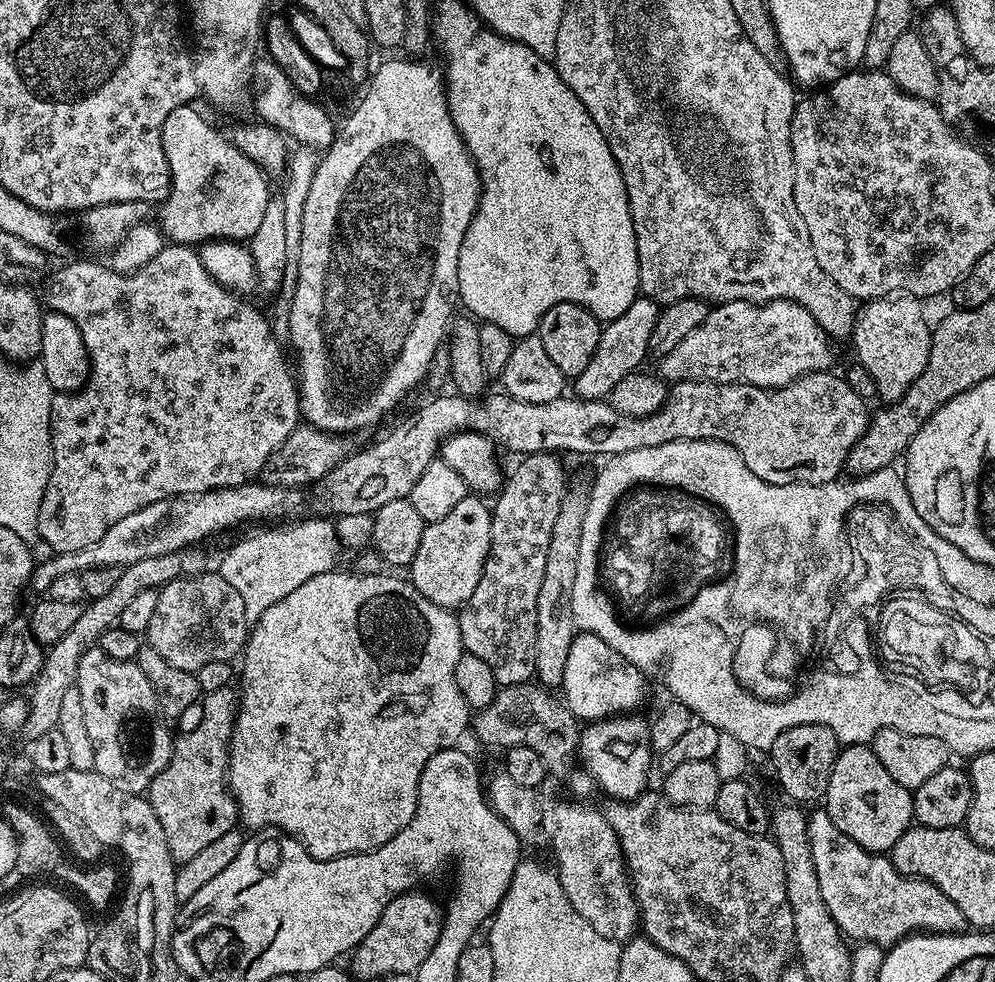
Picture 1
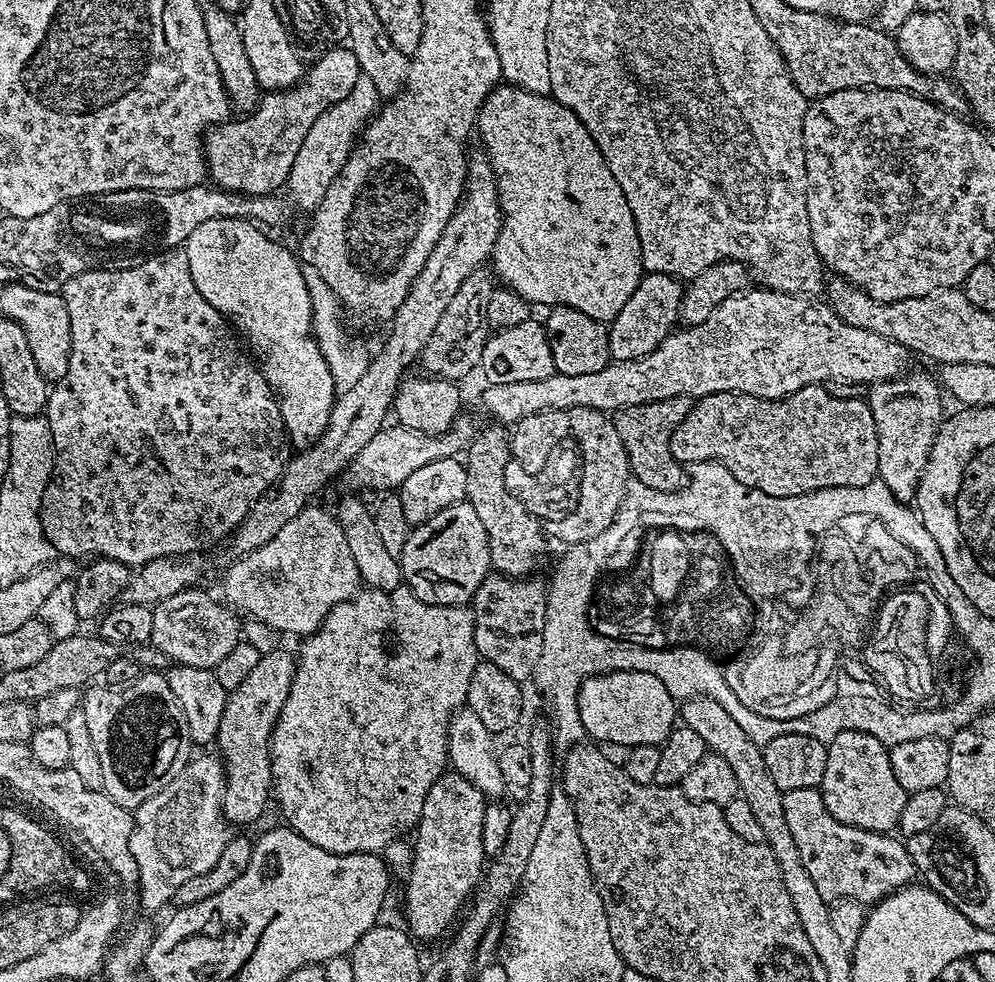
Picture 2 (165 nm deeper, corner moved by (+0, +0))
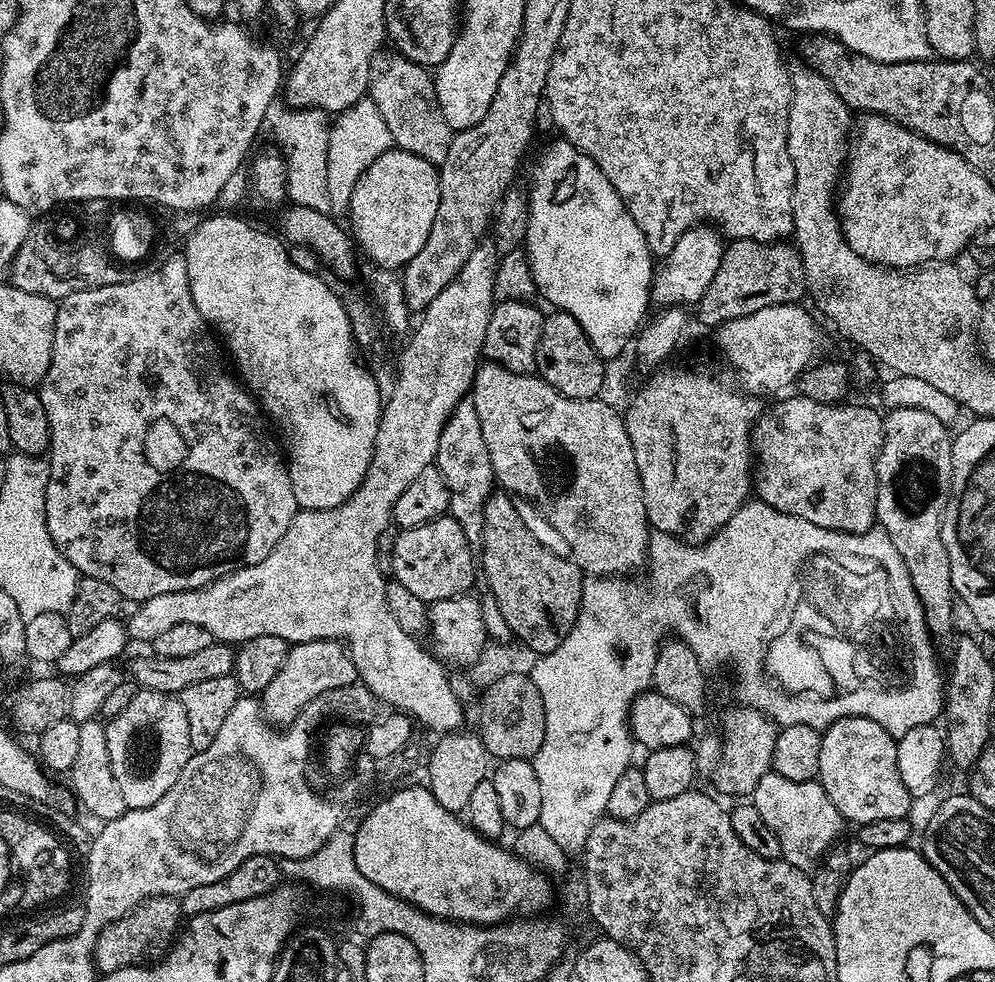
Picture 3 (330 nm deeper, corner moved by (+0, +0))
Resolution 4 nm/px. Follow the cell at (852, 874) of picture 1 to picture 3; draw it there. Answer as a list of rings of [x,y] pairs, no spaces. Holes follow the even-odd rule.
[[[770,771],[764,775],[762,782],[758,782],[758,786],[754,786],[750,803],[758,810],[758,814],[762,814],[766,826],[770,826],[770,830],[774,830],[774,835],[778,837],[778,842],[782,846],[782,859],[795,868],[815,869],[821,857],[829,851],[827,848],[843,834],[844,827],[846,827],[844,817],[840,815],[834,802],[830,802],[830,798],[819,779],[790,782],[790,778],[782,778],[782,774]]]

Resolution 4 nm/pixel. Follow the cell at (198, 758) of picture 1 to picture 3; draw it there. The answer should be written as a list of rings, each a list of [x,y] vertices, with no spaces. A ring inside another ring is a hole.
[[[311,640],[291,645],[286,654],[286,662],[282,662],[282,670],[274,674],[270,686],[262,693],[262,711],[269,724],[287,726],[292,719],[318,694],[326,694],[326,690],[338,690],[357,683],[356,667],[347,647],[339,640]]]

